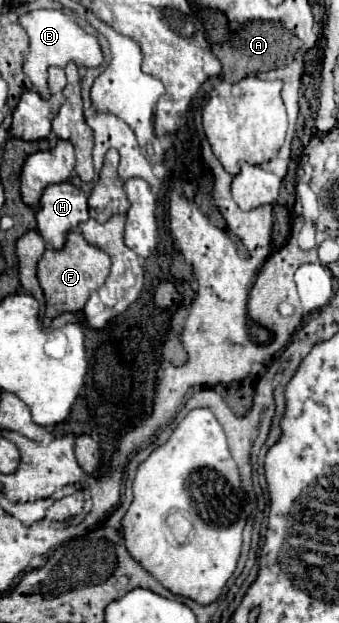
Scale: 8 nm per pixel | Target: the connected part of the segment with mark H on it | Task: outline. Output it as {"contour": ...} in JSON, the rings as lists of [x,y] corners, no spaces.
{"contour":[[[47,185],[41,195],[41,207],[35,215],[37,231],[53,249],[61,249],[67,233],[89,219],[87,209],[87,195],[75,185]]]}

